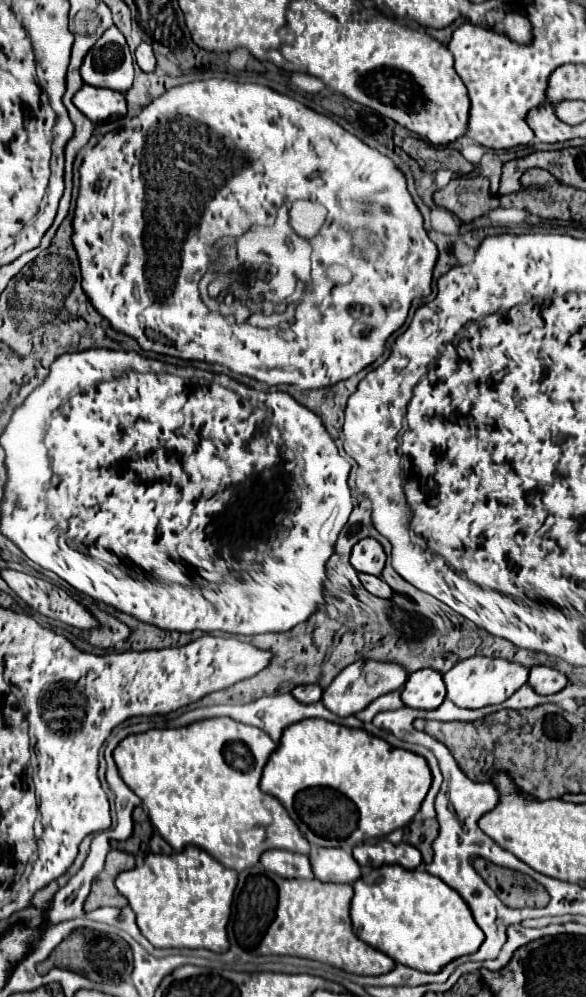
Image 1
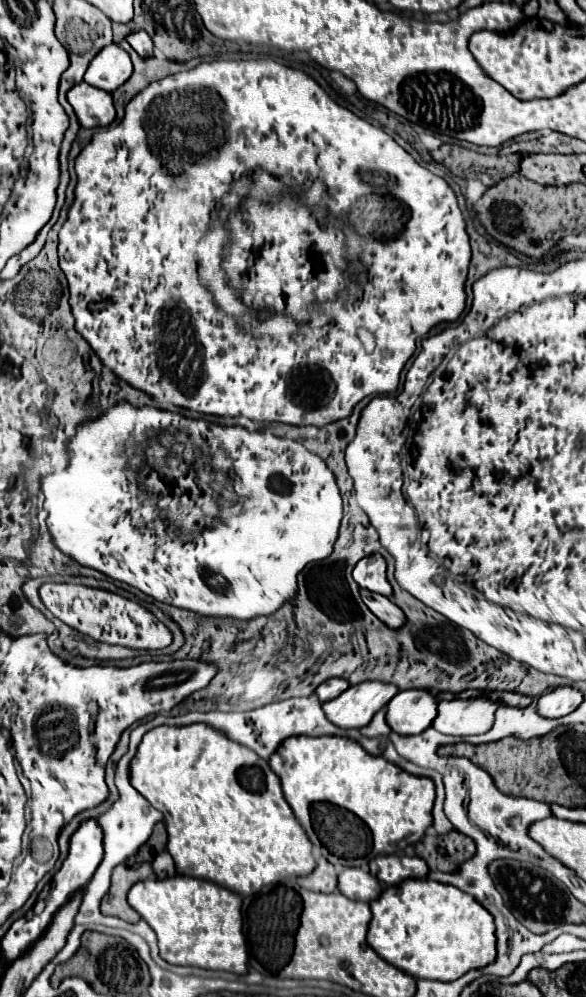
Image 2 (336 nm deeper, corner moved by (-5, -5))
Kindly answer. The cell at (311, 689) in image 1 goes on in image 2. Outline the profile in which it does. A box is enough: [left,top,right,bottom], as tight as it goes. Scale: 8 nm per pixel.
[315,677,349,703]

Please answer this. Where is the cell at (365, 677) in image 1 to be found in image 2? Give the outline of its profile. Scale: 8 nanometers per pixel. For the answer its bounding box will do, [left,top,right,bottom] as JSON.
[321,681,399,729]

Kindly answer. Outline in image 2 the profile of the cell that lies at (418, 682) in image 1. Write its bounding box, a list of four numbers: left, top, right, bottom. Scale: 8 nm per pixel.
[387,689,437,735]

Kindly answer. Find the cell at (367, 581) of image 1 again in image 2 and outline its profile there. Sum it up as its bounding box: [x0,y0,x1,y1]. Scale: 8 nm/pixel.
[361,589,405,629]

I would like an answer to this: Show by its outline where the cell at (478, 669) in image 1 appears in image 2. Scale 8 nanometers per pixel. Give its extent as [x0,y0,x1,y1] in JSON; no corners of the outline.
[431,699,499,735]

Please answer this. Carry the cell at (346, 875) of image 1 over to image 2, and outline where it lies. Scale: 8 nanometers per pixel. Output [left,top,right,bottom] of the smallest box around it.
[339,867,381,903]

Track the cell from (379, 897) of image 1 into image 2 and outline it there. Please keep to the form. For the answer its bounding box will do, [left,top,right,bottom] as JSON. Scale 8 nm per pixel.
[369,879,497,981]

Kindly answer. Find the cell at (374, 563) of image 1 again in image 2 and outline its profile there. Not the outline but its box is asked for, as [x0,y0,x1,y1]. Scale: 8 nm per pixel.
[353,553,393,597]

